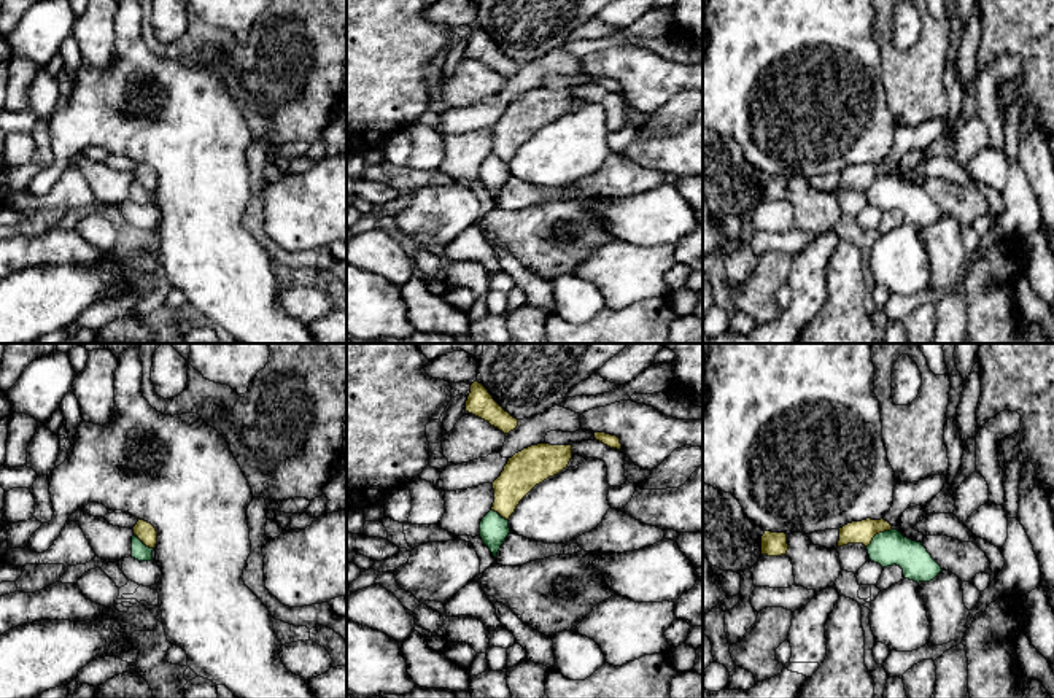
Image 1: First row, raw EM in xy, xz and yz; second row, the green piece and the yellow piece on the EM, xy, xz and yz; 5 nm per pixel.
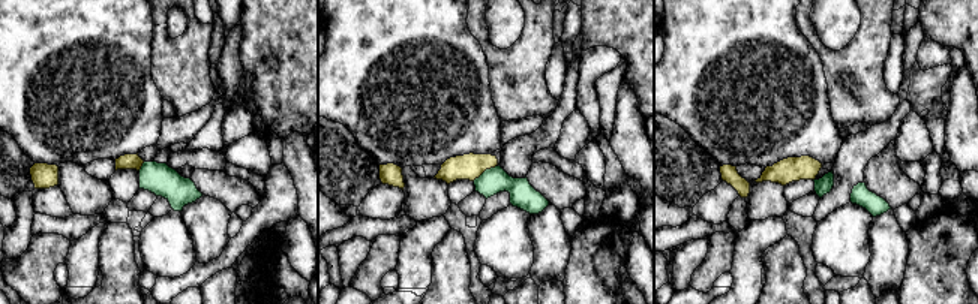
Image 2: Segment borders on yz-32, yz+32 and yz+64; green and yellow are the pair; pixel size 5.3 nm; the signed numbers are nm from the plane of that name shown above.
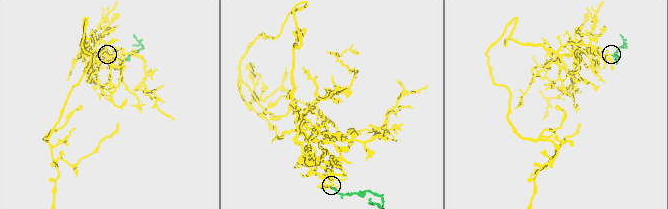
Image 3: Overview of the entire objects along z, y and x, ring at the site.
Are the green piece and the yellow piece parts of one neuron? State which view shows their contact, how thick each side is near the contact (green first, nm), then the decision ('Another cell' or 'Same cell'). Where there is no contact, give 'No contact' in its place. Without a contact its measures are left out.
Touches green in yz. Thickness 180 nm (green) against 120 nm. Another cell

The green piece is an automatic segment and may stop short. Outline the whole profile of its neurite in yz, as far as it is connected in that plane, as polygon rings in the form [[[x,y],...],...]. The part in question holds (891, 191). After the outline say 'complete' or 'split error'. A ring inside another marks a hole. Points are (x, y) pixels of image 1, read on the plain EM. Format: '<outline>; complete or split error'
[[[898,173],[876,178],[866,194],[871,205],[882,211],[897,208],[905,223],[917,227],[930,226],[943,215],[922,186],[905,181]]]; complete

